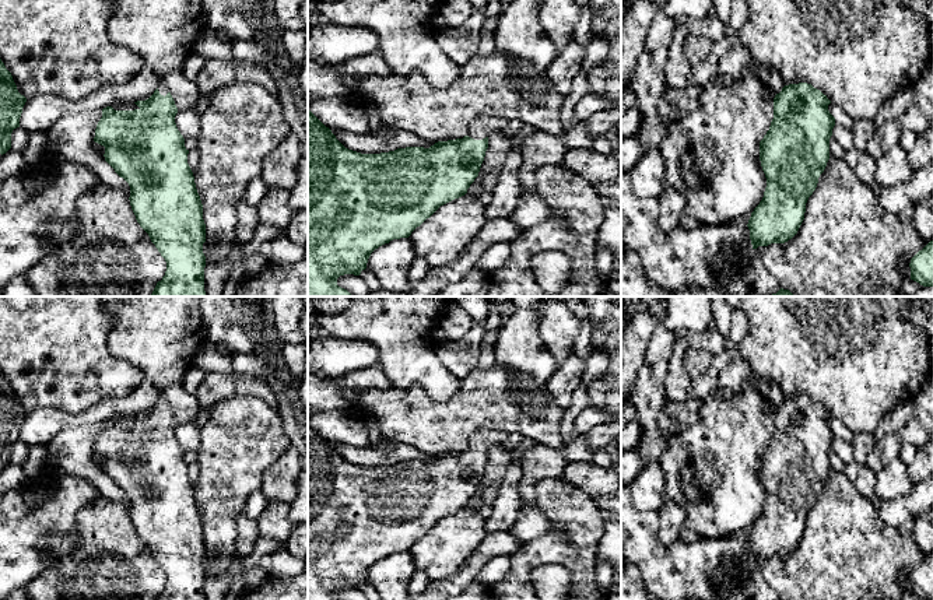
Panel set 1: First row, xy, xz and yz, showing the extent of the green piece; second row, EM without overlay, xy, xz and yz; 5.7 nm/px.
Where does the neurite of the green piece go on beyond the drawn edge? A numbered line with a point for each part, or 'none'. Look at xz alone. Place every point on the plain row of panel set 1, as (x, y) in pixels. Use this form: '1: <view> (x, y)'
1: xz (481, 441)

